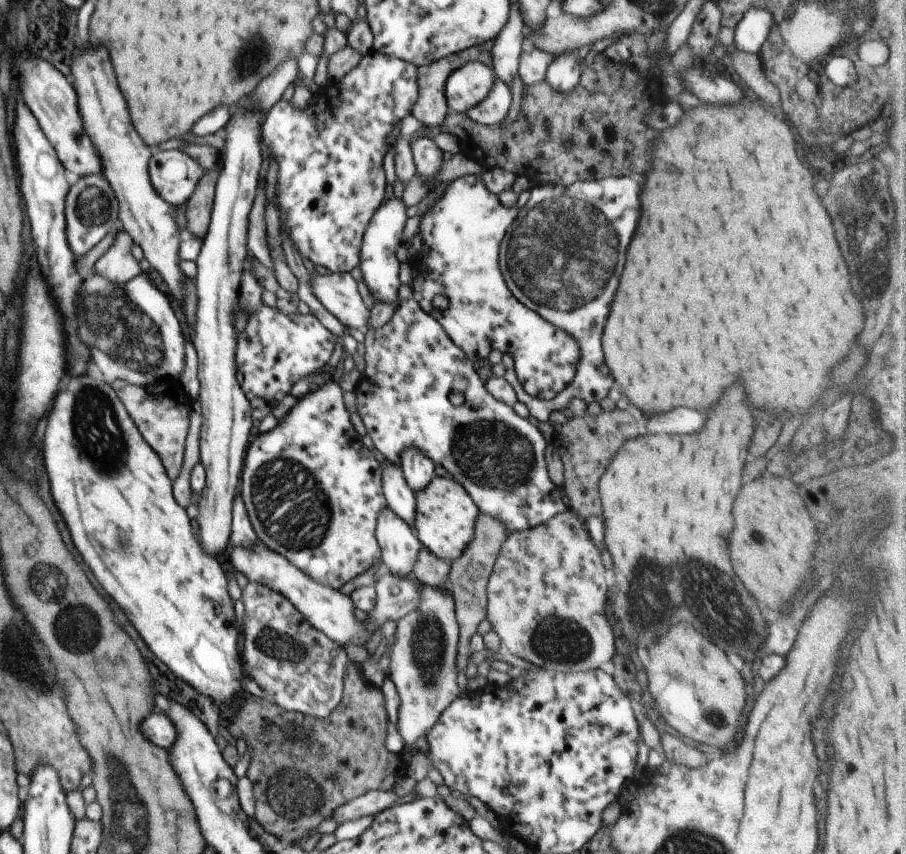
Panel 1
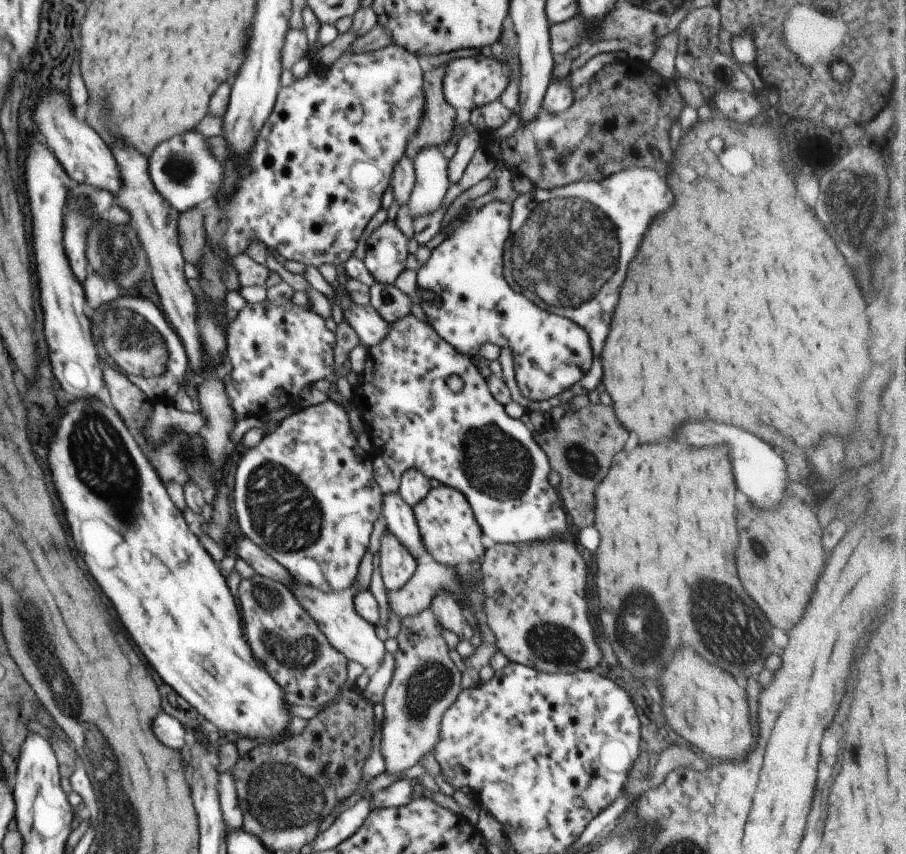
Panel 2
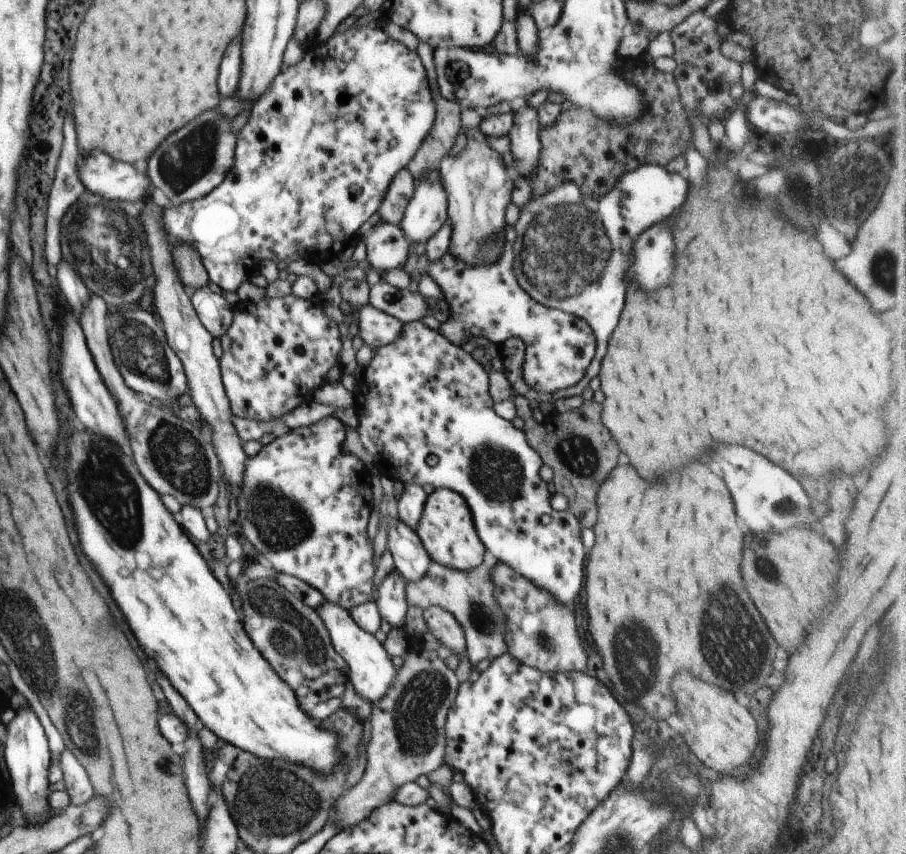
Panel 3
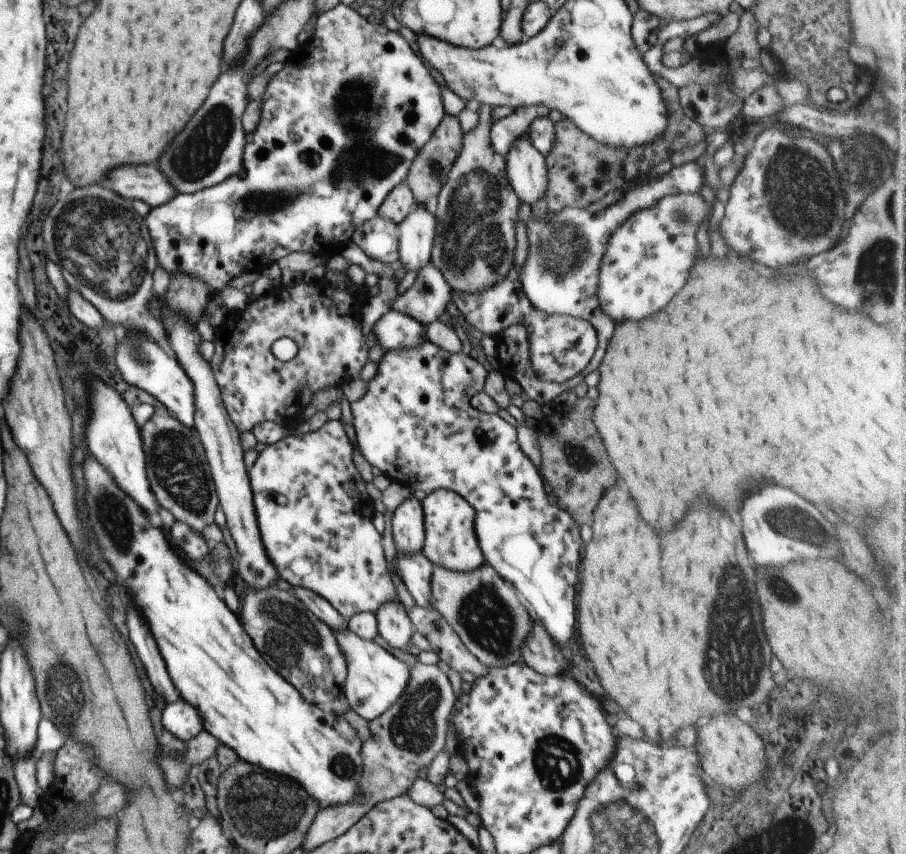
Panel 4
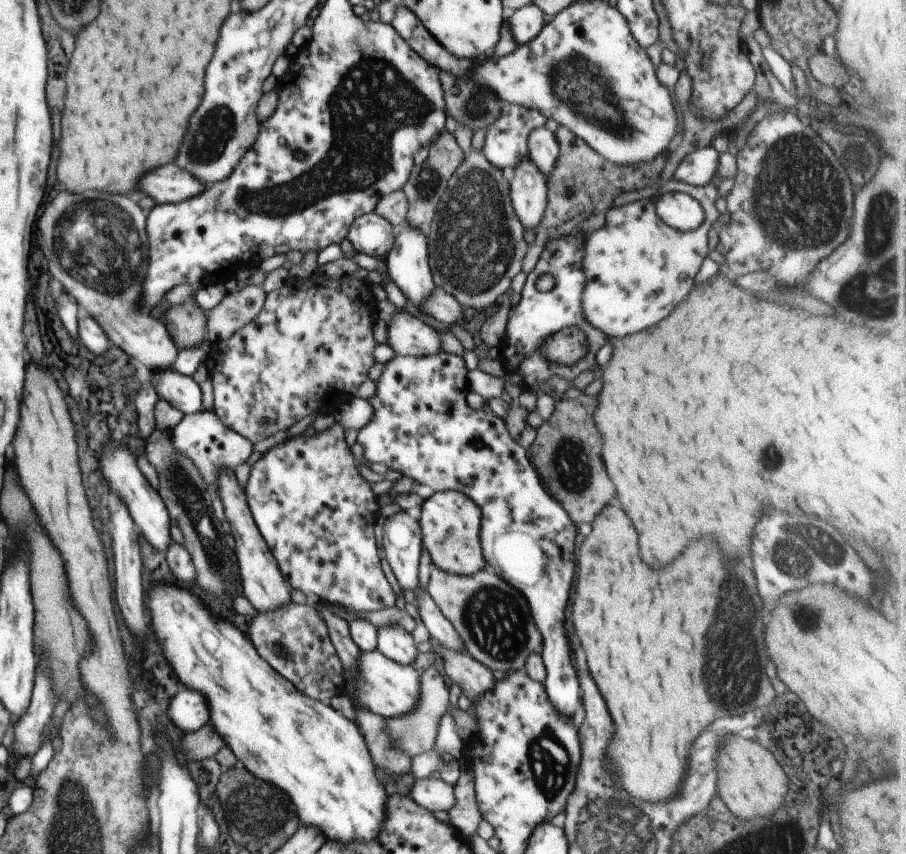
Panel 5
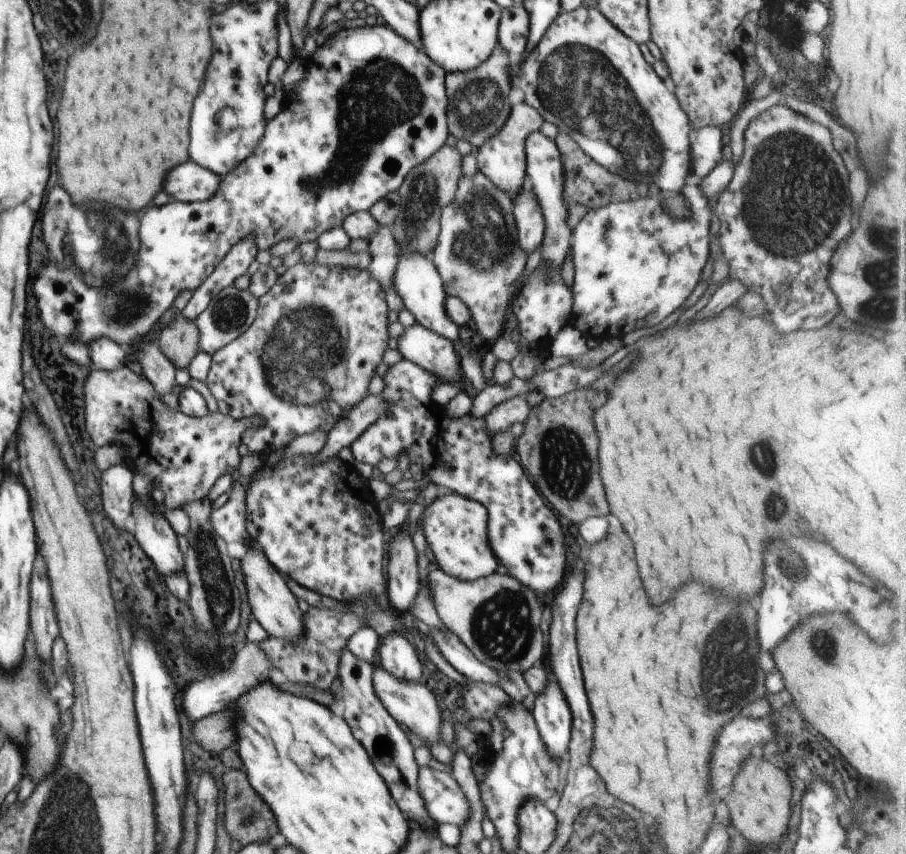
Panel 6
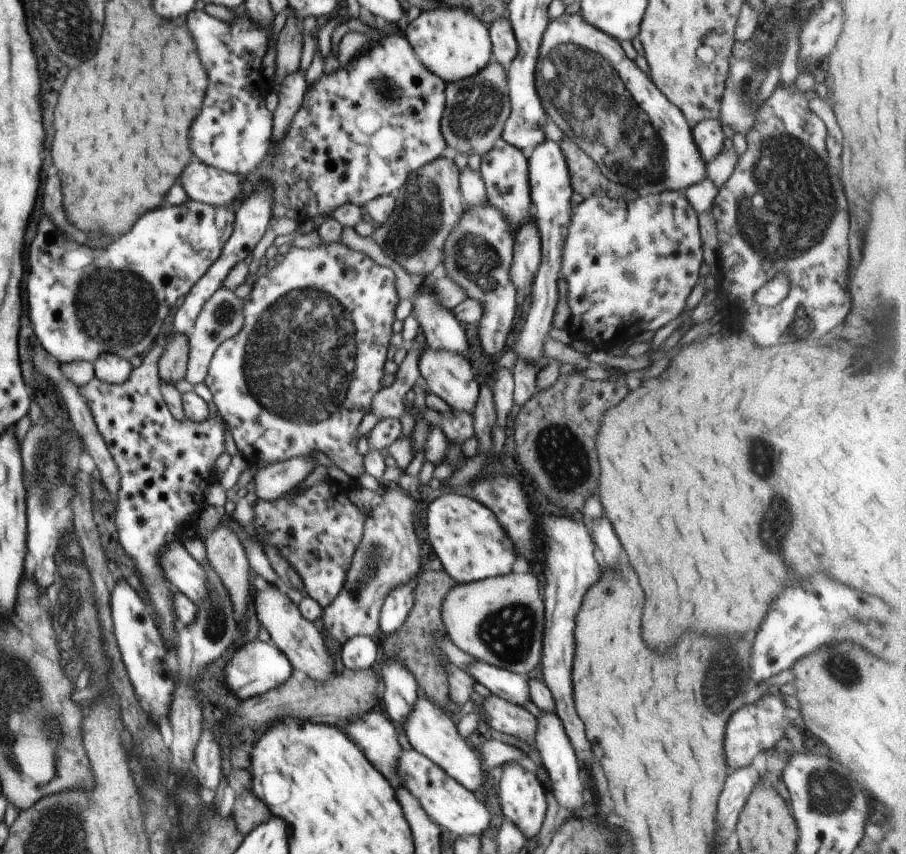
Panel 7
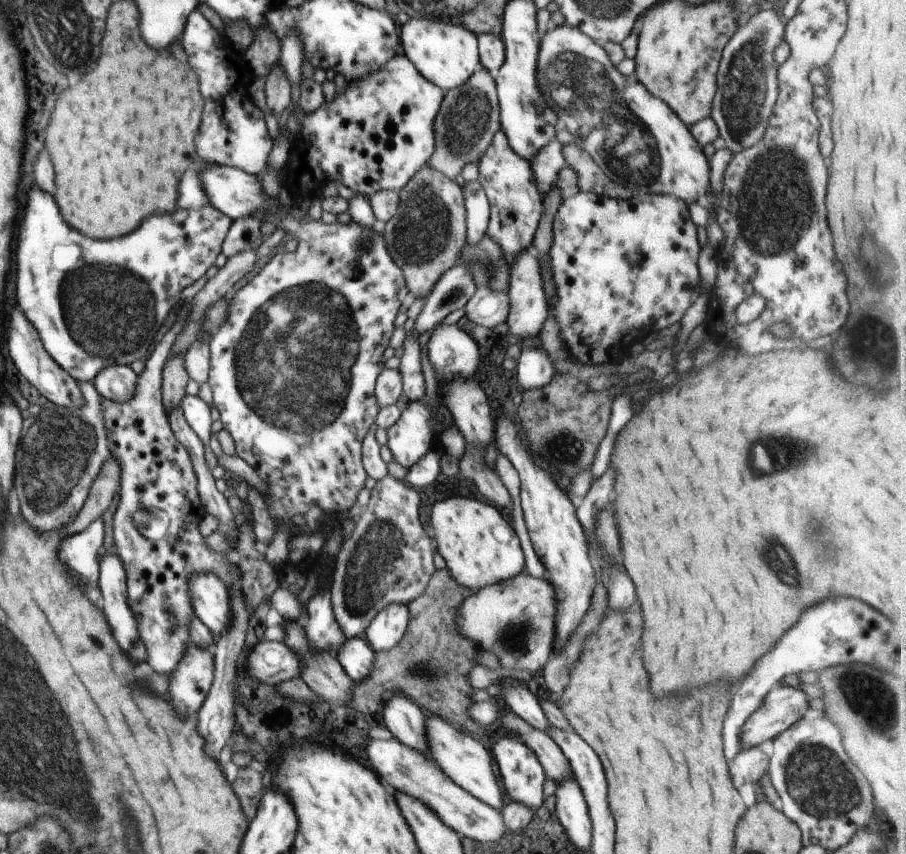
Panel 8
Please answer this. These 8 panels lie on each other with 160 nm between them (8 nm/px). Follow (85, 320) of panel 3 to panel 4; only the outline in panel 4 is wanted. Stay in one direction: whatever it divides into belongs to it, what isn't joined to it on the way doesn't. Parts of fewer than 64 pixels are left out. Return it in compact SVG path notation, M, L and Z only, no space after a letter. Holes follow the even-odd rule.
M155 408L152 417L139 428L143 449L146 455L145 465L150 488L157 502L172 512L176 521L182 521L202 533L202 530L214 522L214 513L219 505L219 496L208 464L205 450L201 449L202 441L194 426L184 426L169 410Z

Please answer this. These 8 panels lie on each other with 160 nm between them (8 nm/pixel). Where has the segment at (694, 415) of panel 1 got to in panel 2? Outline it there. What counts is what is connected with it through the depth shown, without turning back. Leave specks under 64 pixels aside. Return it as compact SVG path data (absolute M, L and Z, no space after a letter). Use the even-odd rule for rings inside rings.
M704 420L704 422L686 422L676 430L676 436L686 440L692 446L716 446L716 444L728 444L730 446L730 460L734 466L734 476L736 484L740 490L746 492L748 500L760 508L773 509L788 494L786 473L787 464L782 456L778 455L772 444L766 444L762 438L740 430L736 426L728 424L718 424L714 420Z

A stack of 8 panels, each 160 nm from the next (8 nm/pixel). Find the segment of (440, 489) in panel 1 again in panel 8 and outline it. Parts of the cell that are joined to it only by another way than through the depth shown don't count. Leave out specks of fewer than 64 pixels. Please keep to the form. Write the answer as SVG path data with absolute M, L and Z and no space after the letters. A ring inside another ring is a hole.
M460 496L437 501L430 510L437 548L455 581L470 590L503 583L524 570L520 540L494 505Z

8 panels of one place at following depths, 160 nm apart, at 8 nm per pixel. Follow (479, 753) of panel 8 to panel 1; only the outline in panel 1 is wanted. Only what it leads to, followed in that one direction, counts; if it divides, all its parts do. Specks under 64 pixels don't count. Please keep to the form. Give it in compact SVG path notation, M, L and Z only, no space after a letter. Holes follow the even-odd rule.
M259 541L251 547L246 545L234 547L231 552L231 562L236 572L242 573L249 581L263 584L283 594L314 628L324 632L340 646L353 642L360 643L362 648L366 648L365 644L370 640L372 633L368 633L362 622L356 619L352 599L340 593L339 589L316 582L285 556L274 552Z

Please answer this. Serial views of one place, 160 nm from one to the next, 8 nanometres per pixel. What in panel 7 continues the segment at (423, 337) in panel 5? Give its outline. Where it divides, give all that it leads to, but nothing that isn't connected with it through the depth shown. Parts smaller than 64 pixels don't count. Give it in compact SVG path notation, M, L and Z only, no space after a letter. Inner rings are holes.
M424 343L418 362L419 371L432 393L445 400L453 411L473 412L477 404L481 386L475 377L475 370L464 354L449 350L433 349Z

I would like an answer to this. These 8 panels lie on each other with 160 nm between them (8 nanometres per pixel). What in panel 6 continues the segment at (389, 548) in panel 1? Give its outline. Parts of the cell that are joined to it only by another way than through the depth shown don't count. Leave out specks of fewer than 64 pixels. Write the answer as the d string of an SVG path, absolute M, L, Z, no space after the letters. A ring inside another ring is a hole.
M399 633L386 635L382 640L378 654L380 665L386 672L396 676L396 680L406 682L419 682L425 675L423 665L418 659L418 654L406 636Z

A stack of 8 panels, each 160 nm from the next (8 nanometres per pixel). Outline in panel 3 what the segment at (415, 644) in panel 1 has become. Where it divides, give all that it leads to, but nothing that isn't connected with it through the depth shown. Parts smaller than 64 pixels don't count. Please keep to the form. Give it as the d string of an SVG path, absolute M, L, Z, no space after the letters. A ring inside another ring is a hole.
M422 650L417 651L407 651L403 656L403 665L397 670L395 674L395 679L392 681L390 688L384 693L384 696L377 702L371 705L371 737L369 743L367 744L367 764L364 770L363 776L360 781L350 790L346 790L344 794L337 800L336 804L336 817L334 822L342 829L350 828L355 824L358 824L361 820L364 820L373 810L376 810L380 805L386 804L388 801L392 801L395 798L396 789L402 784L407 782L414 782L419 776L426 776L430 772L434 772L437 768L442 766L443 758L445 755L445 748L447 745L446 735L445 735L445 722L448 711L454 704L458 689L460 688L459 678L455 671L450 669L442 659L438 657L435 650Z

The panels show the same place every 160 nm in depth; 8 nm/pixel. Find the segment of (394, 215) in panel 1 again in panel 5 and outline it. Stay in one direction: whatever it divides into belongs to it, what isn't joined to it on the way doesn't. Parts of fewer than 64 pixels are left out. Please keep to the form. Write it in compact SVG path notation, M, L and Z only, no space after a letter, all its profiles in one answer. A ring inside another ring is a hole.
M374 212L356 219L347 238L356 252L382 259L395 243L392 227L393 224Z

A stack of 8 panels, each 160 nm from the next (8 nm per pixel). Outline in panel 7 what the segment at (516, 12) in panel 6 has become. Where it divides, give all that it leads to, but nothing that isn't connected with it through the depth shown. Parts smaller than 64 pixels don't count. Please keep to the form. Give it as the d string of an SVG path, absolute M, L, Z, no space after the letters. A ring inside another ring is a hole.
M508 14L502 15L490 24L492 60L499 62L506 70L518 54L518 43L510 24Z

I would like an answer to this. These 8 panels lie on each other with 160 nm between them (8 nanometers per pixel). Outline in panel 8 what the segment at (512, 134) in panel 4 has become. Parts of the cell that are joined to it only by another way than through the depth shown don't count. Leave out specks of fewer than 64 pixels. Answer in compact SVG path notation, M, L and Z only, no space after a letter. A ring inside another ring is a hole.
M500 130L480 159L479 183L484 188L491 206L487 235L504 251L509 268L515 256L524 249L532 249L533 237L544 212L542 194L533 177L529 160L510 148L506 135Z

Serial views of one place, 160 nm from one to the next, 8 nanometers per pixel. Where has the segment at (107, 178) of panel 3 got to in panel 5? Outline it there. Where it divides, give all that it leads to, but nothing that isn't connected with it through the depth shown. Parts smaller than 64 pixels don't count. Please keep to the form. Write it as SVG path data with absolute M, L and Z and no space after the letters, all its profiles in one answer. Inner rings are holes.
M174 164L152 170L138 180L138 190L153 198L158 205L191 199L205 188L206 185L196 180L187 170Z

